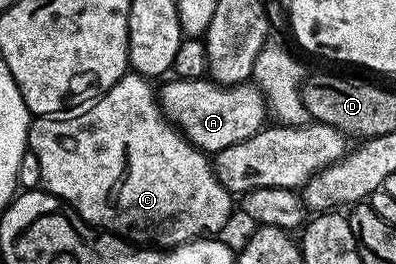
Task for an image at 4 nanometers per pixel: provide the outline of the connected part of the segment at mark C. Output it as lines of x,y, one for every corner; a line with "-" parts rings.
133,72
126,73
119,82
112,84
112,88
108,88
106,94
101,94
99,98
94,99
85,109
75,113
73,116
35,117
30,123
28,148
34,153
36,160
40,160
41,185
69,207
87,227
93,228
93,226
98,226
94,228
107,234
121,236
123,239
125,239
124,237
131,238
134,242
155,242
158,246
173,248
182,246
186,242
192,242
194,239
203,236
221,235
221,230
225,228
226,221
230,218
232,195
220,184
220,180
214,174
211,159
203,151
196,149
178,131
178,127
173,126
166,119
166,115
162,113
162,108
158,104
155,83
151,79
142,77
141,74
135,74

